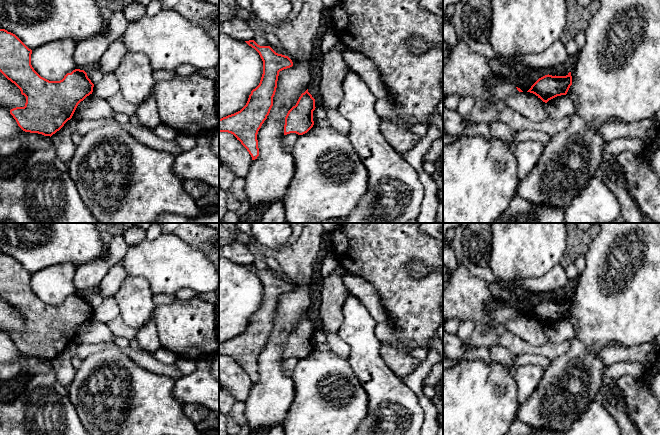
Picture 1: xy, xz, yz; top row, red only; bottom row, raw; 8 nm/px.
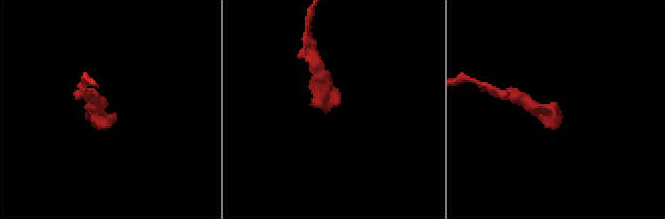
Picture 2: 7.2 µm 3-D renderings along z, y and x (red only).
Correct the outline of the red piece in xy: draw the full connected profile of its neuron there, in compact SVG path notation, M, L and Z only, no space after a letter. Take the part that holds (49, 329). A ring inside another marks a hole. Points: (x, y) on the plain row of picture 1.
M0 253L0 296L26 321L25 330L11 333L10 338L23 355L51 361L72 342L78 328L92 318L94 308L80 293L67 297L60 305L49 305L34 294L31 278L32 274L15 258Z

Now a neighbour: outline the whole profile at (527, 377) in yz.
M538 365L520 366L514 374L517 384L517 396L519 403L526 402L537 389L541 378L544 376L544 367Z

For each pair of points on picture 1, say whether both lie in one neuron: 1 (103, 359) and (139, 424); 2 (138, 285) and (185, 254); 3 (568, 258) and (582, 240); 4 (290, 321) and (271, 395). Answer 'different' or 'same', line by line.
1: same
2: different
3: same
4: same

